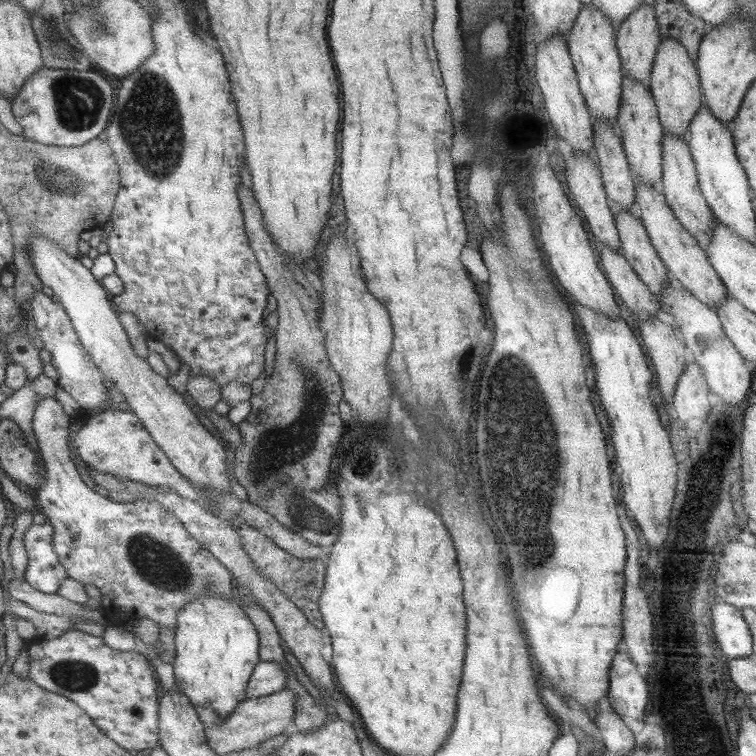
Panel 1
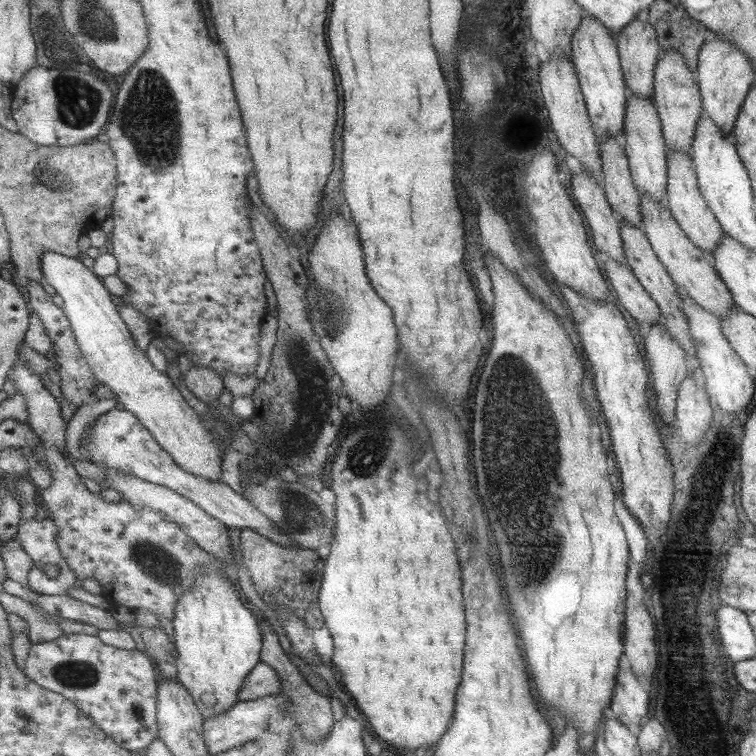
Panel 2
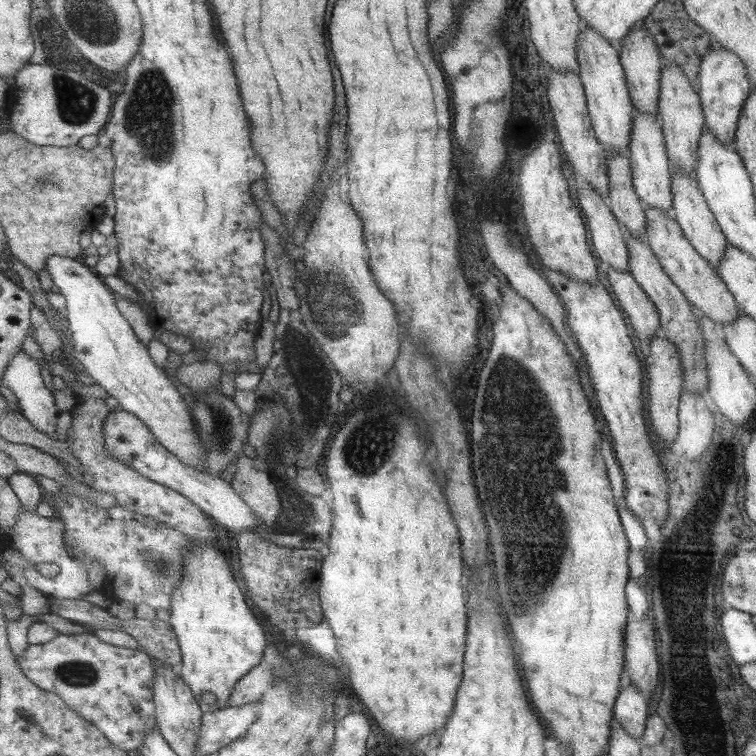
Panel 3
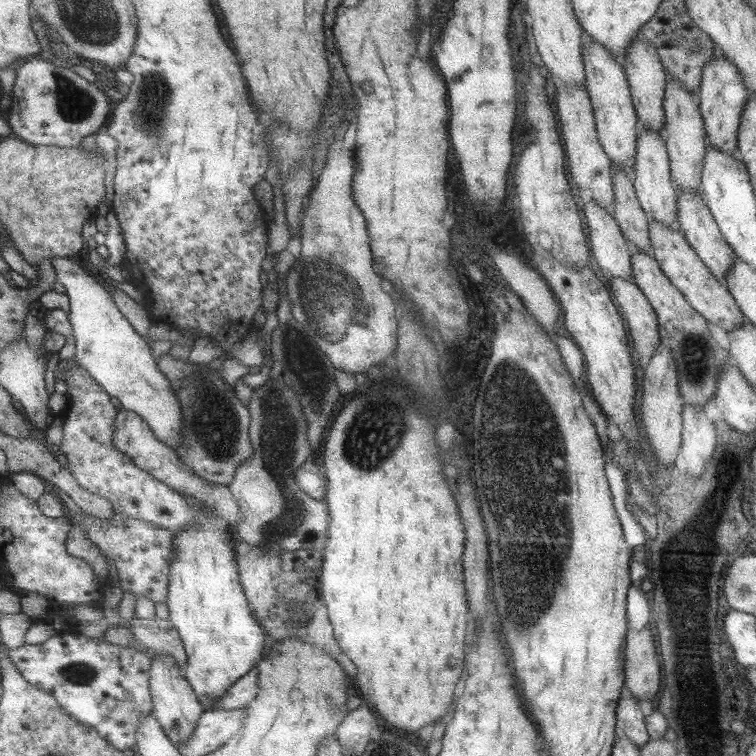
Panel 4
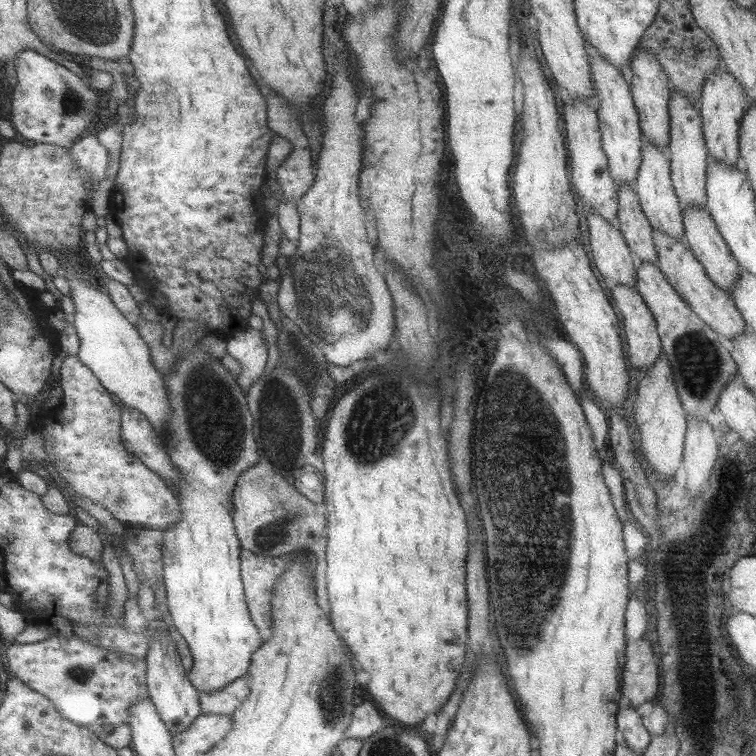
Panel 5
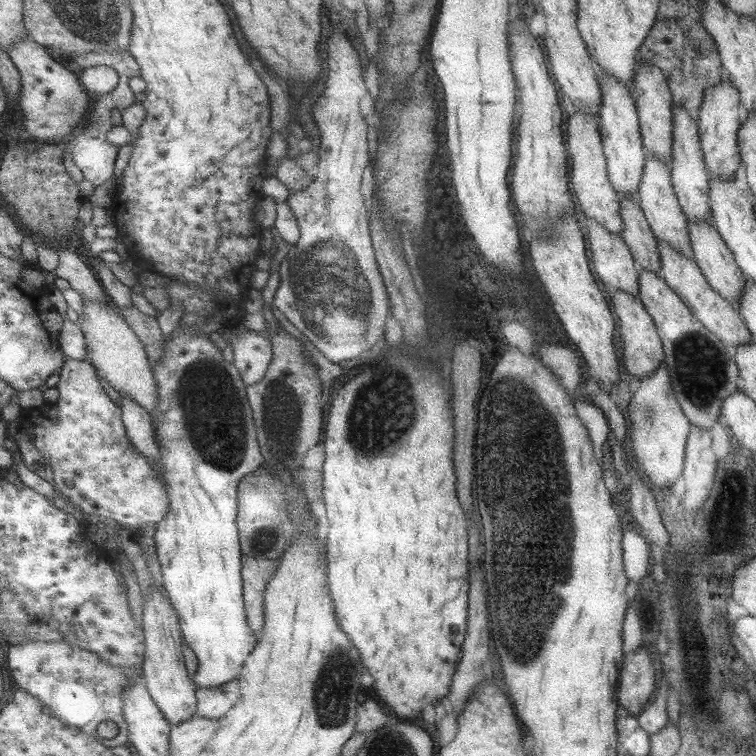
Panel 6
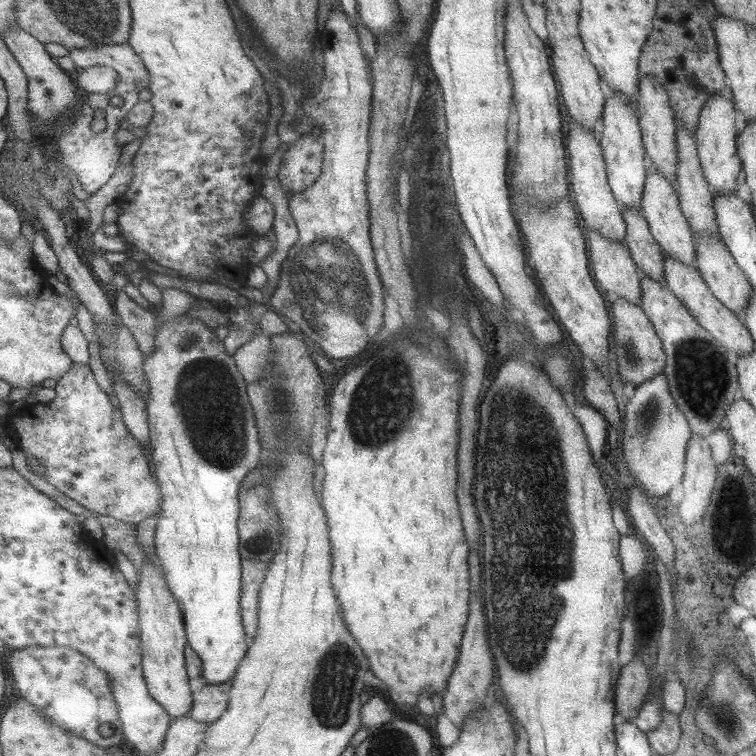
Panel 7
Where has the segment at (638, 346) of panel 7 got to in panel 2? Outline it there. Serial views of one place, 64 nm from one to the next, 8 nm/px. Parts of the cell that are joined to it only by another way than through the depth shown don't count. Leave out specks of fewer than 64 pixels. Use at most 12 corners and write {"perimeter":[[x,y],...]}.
{"perimeter":[[604,257],[606,278],[640,330],[657,324],[660,306],[628,264]]}

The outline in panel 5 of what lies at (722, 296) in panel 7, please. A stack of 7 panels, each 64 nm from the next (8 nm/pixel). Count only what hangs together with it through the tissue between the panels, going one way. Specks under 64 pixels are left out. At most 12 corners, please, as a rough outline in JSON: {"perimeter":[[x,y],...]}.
{"perimeter":[[684,206],[685,242],[731,296],[742,267],[707,208]]}

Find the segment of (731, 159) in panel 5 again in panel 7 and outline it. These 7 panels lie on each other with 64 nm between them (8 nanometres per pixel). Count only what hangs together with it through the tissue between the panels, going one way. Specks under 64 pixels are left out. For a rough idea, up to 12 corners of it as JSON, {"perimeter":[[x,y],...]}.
{"perimeter":[[712,94],[695,130],[704,178],[715,196],[736,192],[743,167],[741,115]]}

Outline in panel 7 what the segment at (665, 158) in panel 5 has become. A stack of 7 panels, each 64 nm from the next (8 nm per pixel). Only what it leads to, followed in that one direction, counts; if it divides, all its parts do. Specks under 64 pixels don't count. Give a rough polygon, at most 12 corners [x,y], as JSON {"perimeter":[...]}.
{"perimeter":[[646,176],[641,214],[663,255],[695,268],[697,238],[675,186]]}

